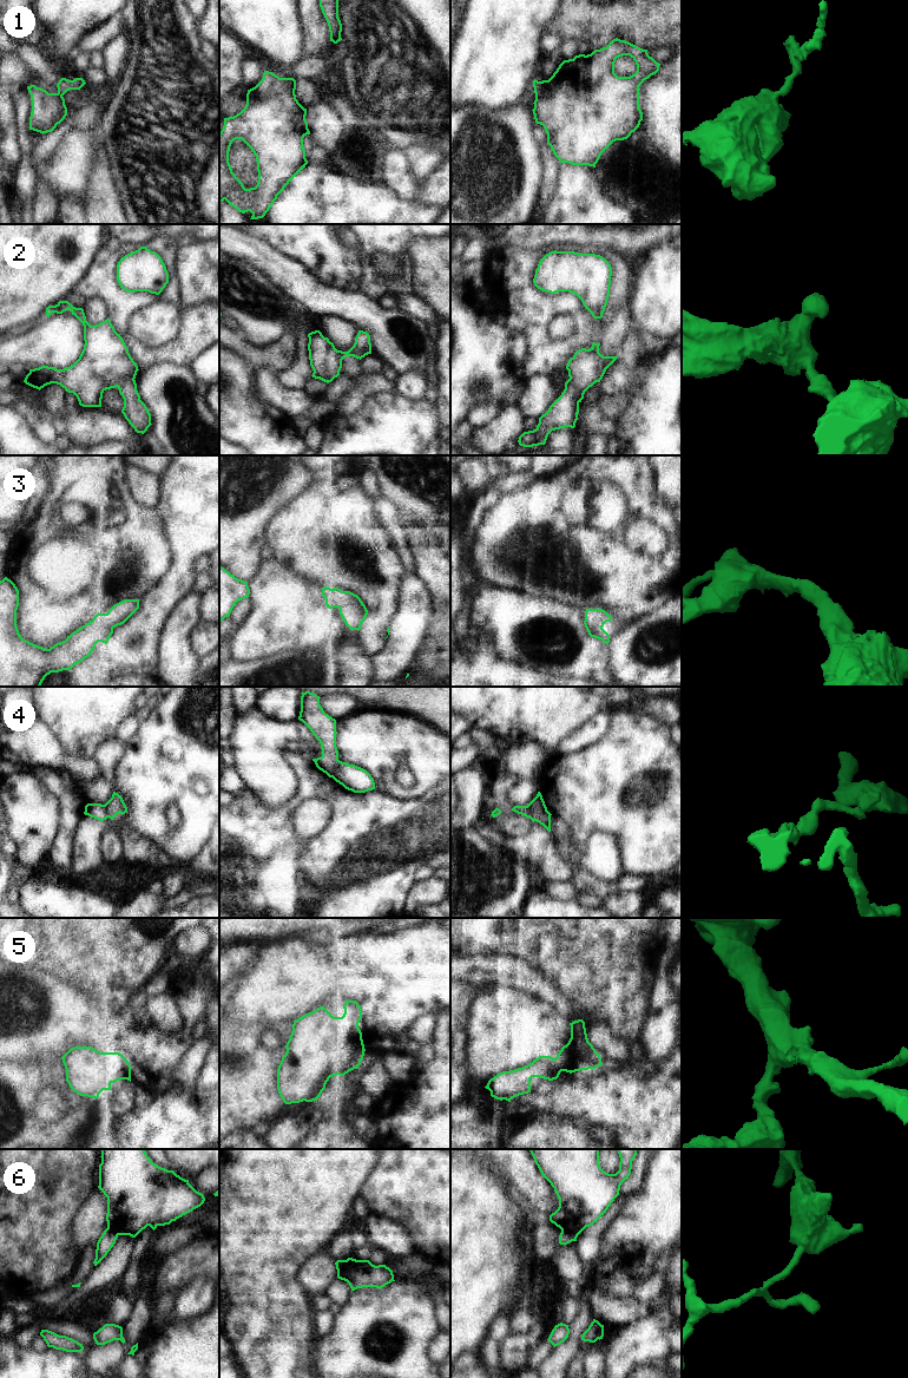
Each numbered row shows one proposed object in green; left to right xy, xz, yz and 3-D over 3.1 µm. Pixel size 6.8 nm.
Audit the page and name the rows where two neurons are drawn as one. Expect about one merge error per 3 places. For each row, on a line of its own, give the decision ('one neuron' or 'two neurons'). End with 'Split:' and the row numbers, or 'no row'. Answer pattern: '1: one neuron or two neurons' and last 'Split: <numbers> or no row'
1: two neurons
2: one neuron
3: one neuron
4: two neurons
5: one neuron
6: two neurons
Split: 1, 4, 6

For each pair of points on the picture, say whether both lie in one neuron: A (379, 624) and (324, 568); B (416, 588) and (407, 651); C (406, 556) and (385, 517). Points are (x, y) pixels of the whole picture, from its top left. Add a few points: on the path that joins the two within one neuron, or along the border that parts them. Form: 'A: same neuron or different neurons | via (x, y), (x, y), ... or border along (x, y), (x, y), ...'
A: same neuron | via (380, 605), (356, 582), (343, 573)
B: same neuron | via (415, 603), (415, 617), (407, 636)
C: same neuron | via (402, 546), (394, 526)

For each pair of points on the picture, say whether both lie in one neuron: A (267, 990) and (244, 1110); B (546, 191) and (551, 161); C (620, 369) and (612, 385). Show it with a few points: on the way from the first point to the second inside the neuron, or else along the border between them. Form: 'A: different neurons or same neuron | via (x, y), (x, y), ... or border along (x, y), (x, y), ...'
A: different neurons | border along (232, 1024), (268, 1025)
B: same neuron | via (550, 184), (551, 168)
C: same neuron | via (619, 373), (613, 381)

